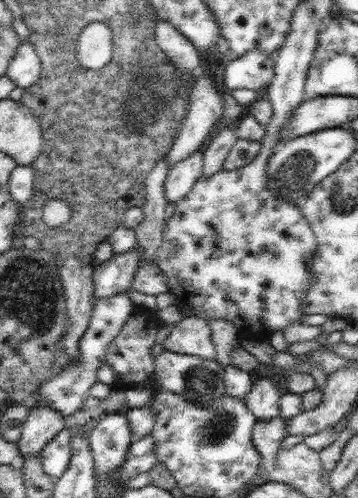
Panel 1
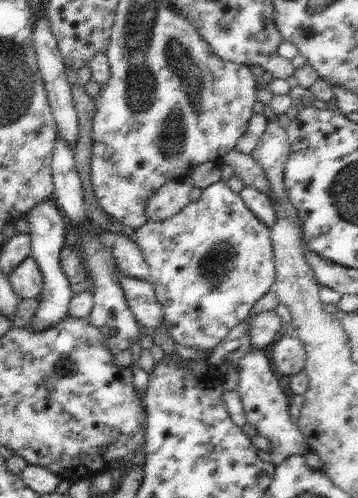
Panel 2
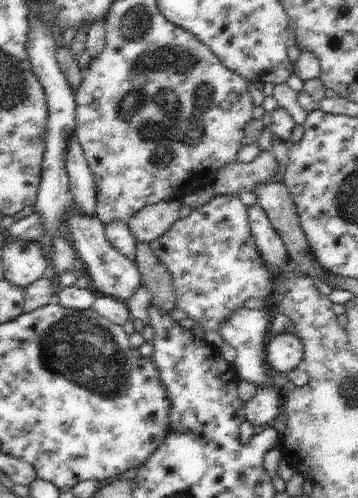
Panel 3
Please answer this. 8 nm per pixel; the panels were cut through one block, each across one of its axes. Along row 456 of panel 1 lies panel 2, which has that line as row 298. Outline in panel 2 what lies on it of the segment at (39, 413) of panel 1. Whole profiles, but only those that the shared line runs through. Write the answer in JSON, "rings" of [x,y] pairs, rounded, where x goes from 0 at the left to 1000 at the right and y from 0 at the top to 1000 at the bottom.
{"rings":[[[75,514],[47,538],[36,538],[20,562],[36,586],[59,594],[59,602],[103,602],[120,582],[120,550],[87,514]]]}

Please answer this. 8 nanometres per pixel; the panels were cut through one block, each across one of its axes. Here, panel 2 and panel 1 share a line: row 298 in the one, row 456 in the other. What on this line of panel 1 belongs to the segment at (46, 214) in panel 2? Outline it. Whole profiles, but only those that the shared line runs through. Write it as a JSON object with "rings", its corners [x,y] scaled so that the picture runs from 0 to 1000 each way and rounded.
{"rings":[[[176,859],[126,900],[115,900],[109,920],[126,952],[137,952],[148,968],[170,960],[198,924],[198,863]]]}

